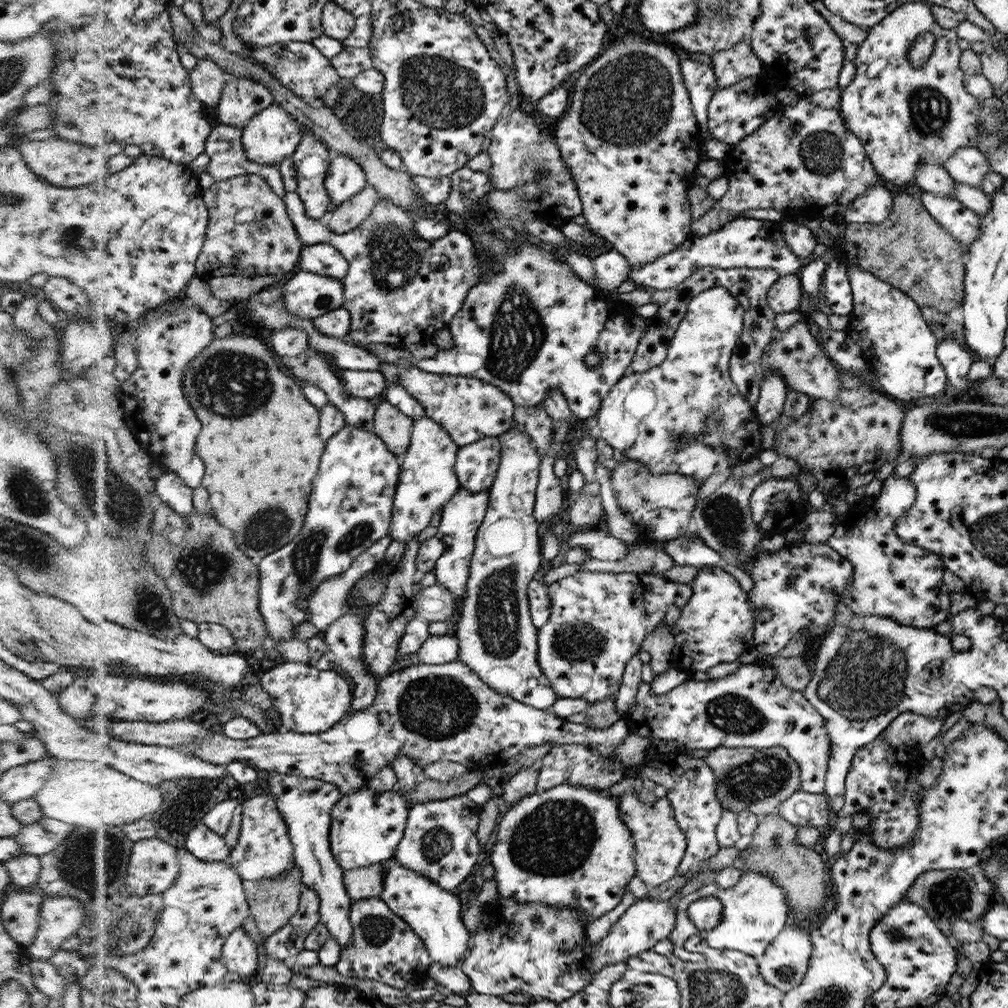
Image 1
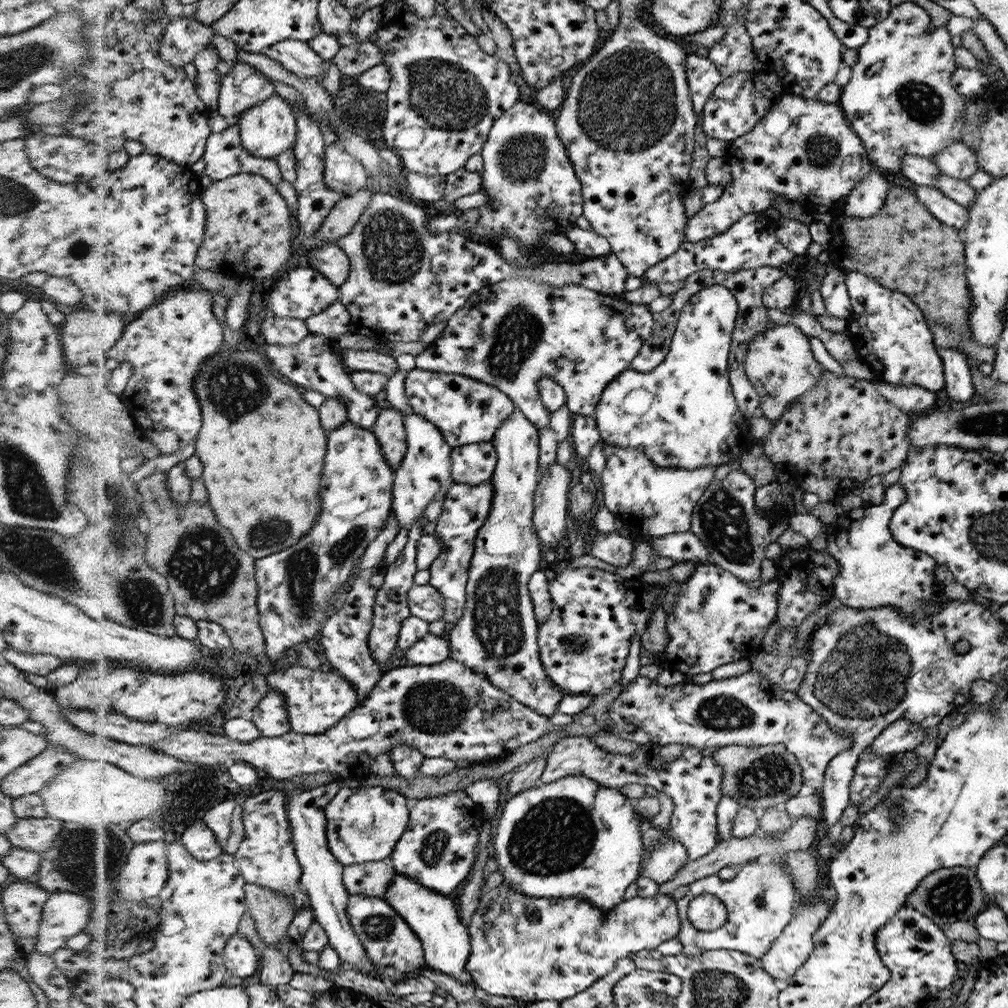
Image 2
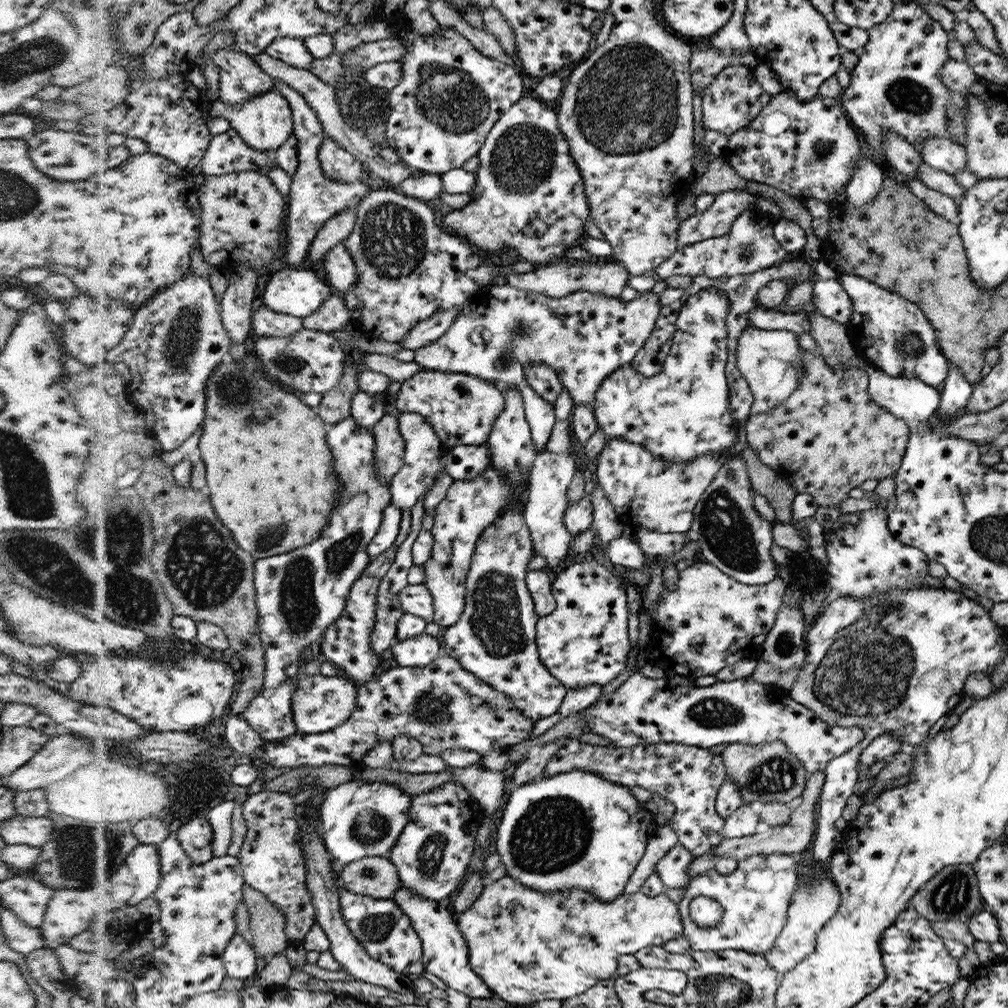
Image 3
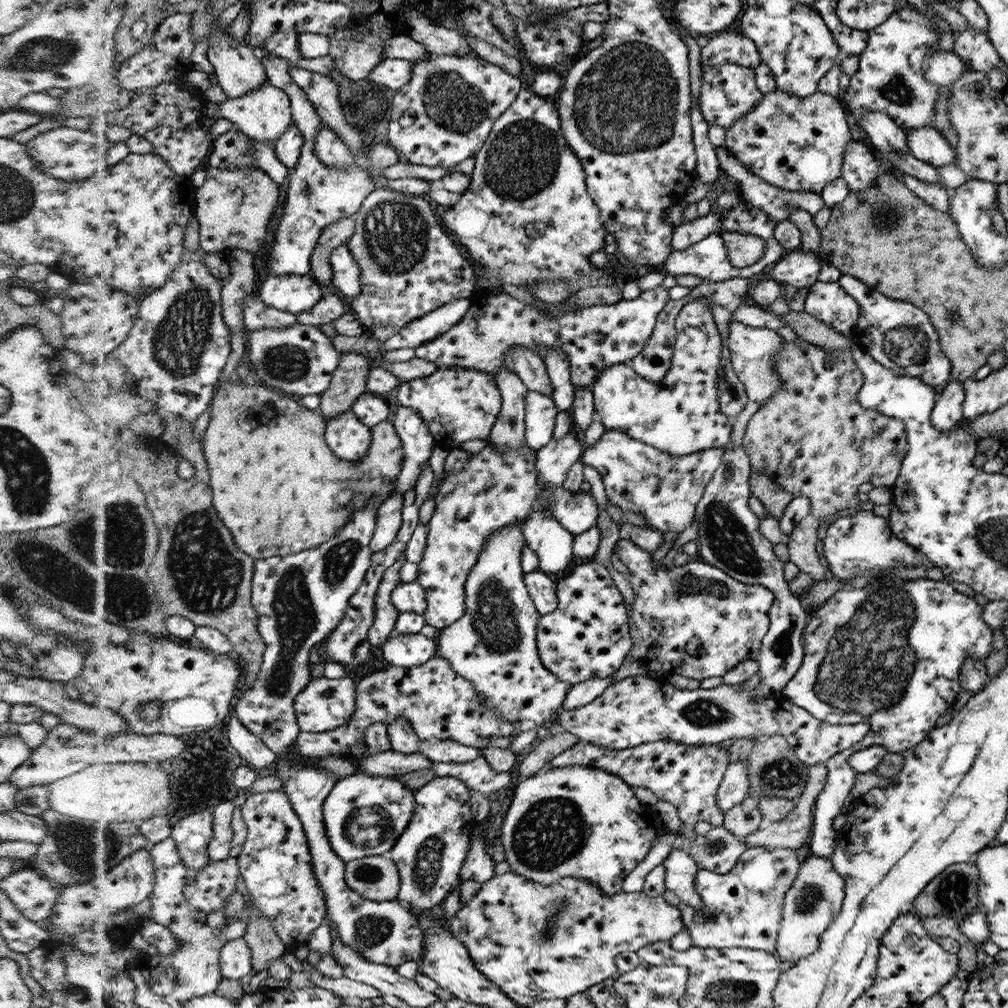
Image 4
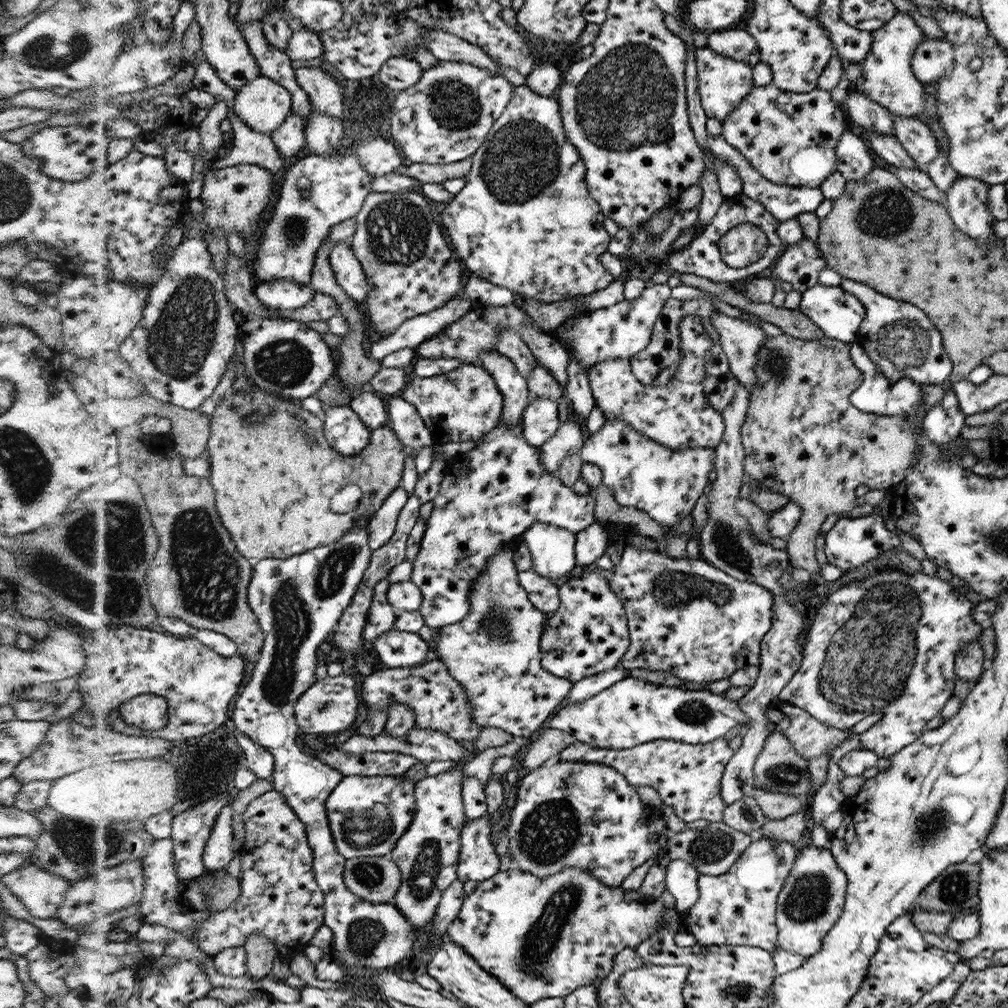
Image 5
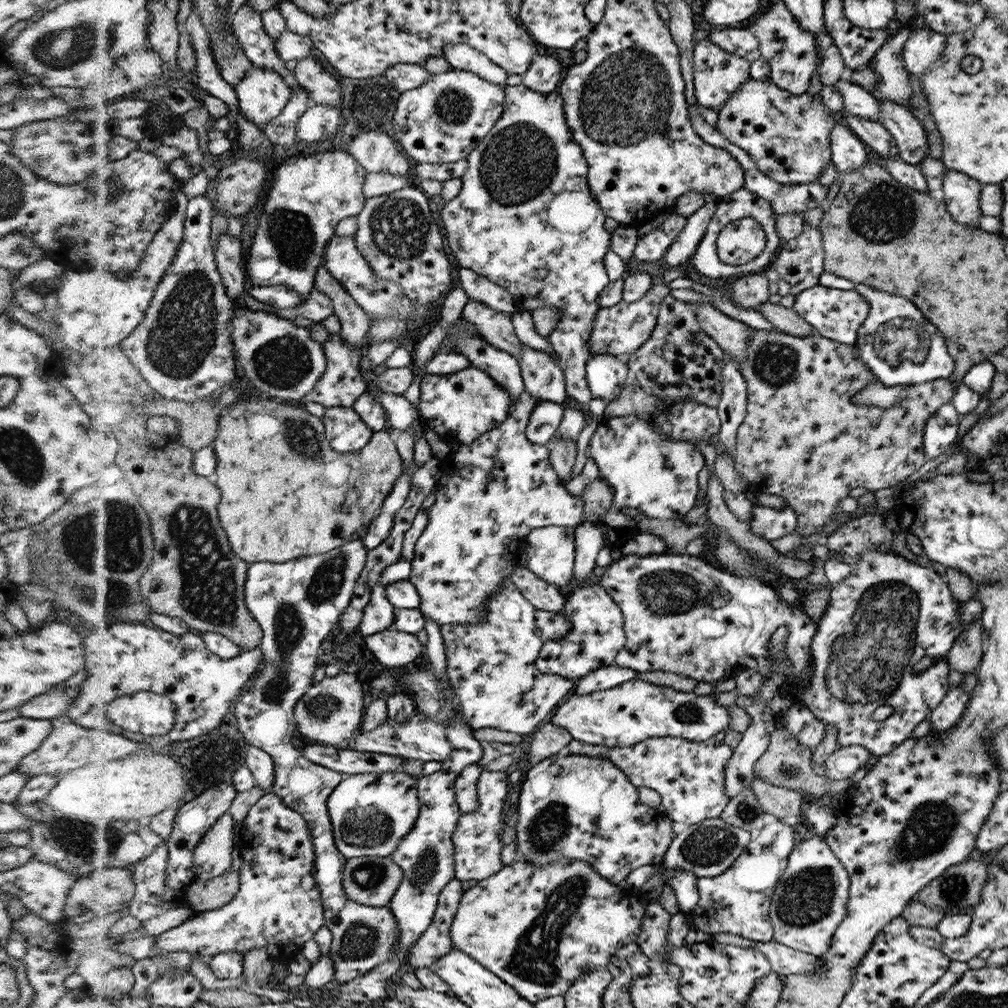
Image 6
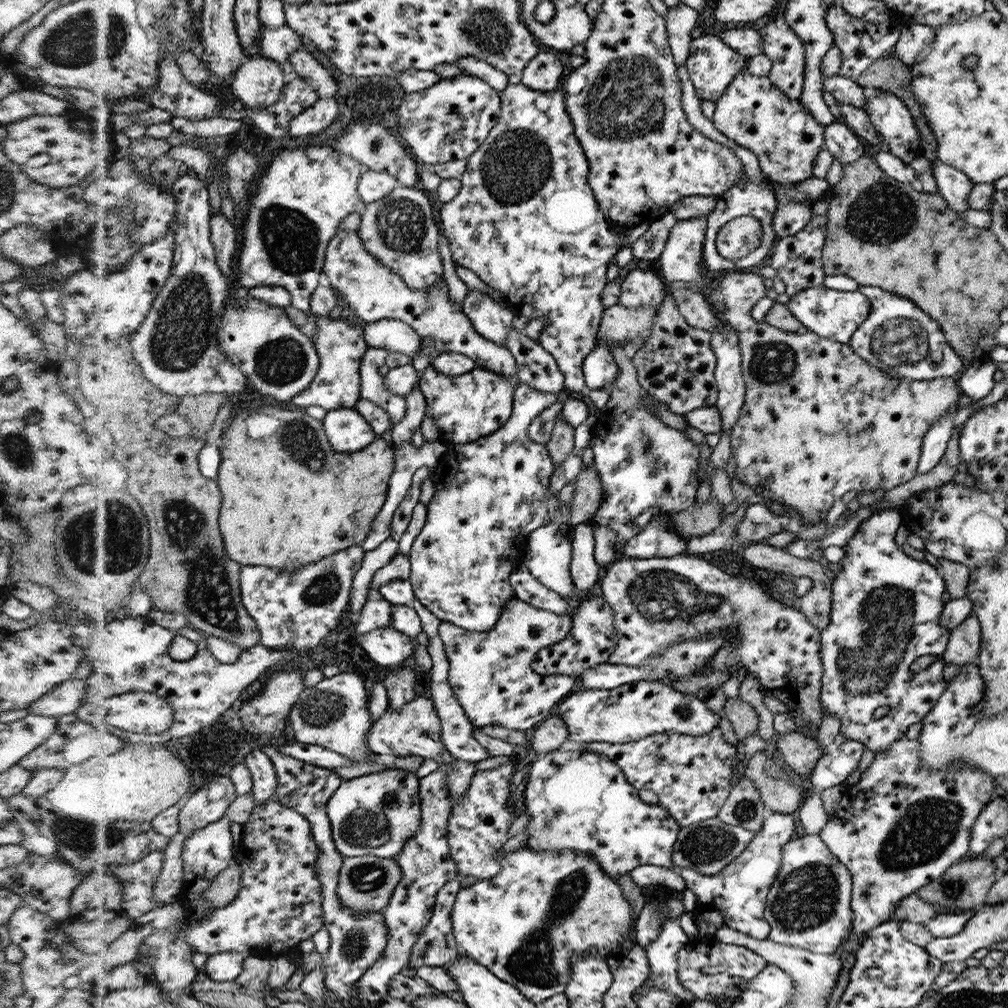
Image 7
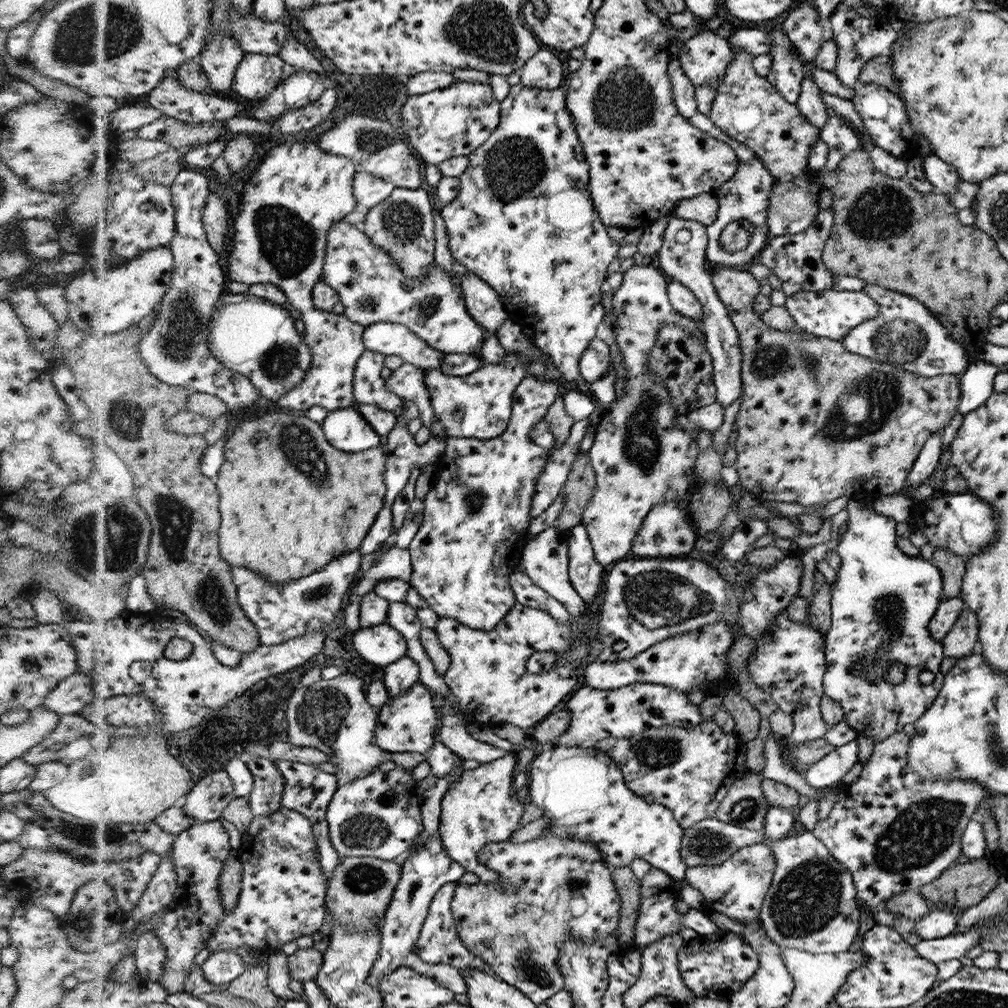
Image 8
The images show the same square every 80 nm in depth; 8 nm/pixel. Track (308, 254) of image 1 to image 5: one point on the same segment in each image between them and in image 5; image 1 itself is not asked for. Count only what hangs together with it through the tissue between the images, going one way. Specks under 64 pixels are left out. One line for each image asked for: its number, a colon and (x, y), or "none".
2: (332, 260)
3: (340, 271)
4: (347, 280)
5: (349, 270)

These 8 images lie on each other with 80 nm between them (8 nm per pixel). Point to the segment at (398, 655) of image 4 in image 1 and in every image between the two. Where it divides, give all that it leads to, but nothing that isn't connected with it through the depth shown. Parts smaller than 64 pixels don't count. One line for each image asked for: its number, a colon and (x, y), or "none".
1: (440, 649)
2: (431, 649)
3: (421, 650)

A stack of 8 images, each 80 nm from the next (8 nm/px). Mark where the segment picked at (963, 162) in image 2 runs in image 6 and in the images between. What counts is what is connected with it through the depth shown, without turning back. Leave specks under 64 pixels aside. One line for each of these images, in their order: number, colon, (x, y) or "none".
3: (945, 155)
4: (926, 144)
5: (914, 135)
6: (899, 122)

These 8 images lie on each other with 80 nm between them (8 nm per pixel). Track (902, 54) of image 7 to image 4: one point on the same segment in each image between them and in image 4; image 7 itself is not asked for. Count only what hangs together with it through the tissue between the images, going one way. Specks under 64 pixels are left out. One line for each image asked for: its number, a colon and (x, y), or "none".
4: (943, 67)
5: (933, 57)
6: (924, 47)

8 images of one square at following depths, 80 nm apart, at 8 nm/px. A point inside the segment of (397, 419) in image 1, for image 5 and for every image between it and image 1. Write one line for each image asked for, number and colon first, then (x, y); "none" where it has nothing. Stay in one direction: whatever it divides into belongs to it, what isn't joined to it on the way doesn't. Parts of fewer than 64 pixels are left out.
2: (390, 429)
3: (390, 446)
4: (277, 480)
5: (276, 473)

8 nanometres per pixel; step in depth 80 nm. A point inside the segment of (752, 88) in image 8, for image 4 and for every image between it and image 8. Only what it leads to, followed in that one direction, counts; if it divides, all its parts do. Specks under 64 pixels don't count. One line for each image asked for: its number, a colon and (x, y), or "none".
4: (797, 143)
5: (791, 138)
6: (788, 136)
7: (786, 137)

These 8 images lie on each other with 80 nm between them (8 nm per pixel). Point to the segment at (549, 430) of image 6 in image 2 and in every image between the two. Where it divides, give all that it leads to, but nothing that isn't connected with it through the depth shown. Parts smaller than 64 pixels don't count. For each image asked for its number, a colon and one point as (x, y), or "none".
2: (512, 334)
3: (584, 337)
4: (540, 411)
5: (540, 418)

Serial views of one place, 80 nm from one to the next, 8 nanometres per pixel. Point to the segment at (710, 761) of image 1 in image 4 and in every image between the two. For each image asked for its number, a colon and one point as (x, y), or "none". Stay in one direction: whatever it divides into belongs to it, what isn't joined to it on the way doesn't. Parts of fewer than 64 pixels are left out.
2: (764, 777)
3: (768, 773)
4: (774, 770)

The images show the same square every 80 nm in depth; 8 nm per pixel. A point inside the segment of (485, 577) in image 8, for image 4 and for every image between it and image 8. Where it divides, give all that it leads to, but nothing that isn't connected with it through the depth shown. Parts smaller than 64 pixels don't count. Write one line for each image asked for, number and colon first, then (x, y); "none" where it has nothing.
4: (496, 490)
5: (491, 495)
6: (493, 492)
7: (489, 495)

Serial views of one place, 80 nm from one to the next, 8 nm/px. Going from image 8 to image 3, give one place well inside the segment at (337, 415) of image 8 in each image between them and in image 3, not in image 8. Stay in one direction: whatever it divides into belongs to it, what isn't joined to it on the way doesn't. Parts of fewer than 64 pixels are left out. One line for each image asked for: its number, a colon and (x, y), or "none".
3: (301, 593)
4: (348, 435)
5: (349, 435)
6: (348, 433)
7: (348, 431)

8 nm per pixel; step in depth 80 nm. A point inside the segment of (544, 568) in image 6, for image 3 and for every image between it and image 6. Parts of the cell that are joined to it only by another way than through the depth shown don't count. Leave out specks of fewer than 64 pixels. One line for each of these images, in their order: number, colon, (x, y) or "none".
3: (551, 476)
4: (553, 544)
5: (552, 548)

